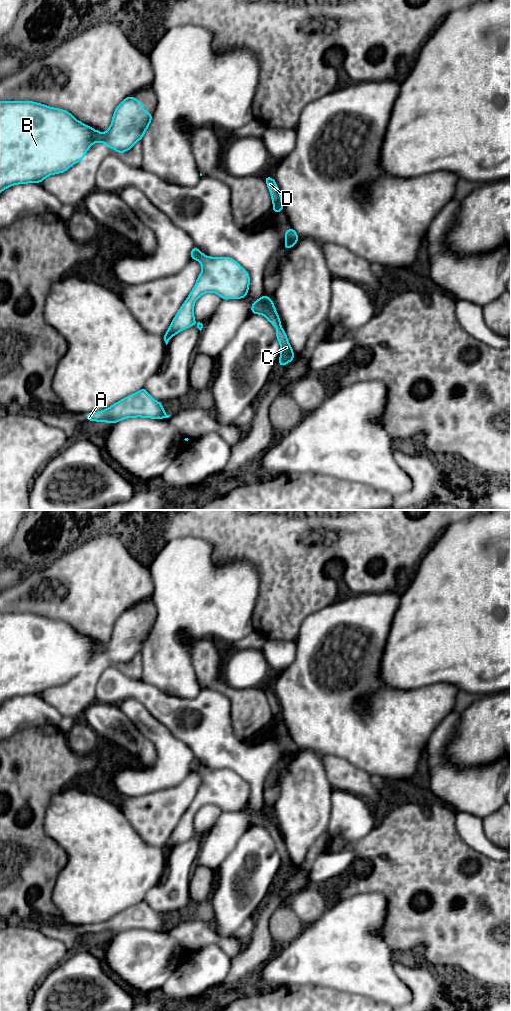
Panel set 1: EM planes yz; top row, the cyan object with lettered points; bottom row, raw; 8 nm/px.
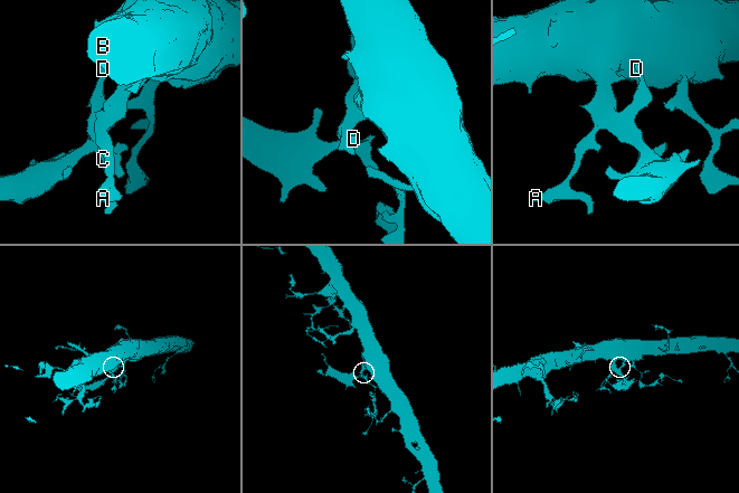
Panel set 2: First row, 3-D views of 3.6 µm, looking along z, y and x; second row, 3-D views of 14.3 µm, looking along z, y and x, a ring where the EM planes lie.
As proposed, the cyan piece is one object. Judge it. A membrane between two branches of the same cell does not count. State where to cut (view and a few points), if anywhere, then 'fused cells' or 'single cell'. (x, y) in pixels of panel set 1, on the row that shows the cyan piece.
no cut; single cell

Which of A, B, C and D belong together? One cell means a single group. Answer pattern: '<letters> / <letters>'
A B C D

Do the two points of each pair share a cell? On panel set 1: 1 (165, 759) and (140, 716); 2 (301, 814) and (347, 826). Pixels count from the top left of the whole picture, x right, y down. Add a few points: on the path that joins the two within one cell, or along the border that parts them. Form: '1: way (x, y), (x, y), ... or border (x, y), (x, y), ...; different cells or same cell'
1: way (165, 748), (165, 742), (150, 727); same cell
2: border (331, 798), (329, 829), (327, 831); different cells

